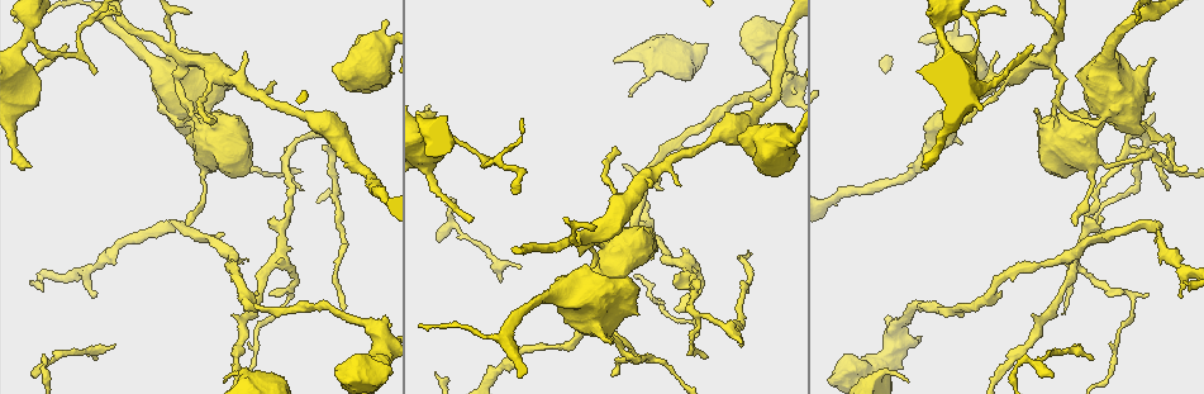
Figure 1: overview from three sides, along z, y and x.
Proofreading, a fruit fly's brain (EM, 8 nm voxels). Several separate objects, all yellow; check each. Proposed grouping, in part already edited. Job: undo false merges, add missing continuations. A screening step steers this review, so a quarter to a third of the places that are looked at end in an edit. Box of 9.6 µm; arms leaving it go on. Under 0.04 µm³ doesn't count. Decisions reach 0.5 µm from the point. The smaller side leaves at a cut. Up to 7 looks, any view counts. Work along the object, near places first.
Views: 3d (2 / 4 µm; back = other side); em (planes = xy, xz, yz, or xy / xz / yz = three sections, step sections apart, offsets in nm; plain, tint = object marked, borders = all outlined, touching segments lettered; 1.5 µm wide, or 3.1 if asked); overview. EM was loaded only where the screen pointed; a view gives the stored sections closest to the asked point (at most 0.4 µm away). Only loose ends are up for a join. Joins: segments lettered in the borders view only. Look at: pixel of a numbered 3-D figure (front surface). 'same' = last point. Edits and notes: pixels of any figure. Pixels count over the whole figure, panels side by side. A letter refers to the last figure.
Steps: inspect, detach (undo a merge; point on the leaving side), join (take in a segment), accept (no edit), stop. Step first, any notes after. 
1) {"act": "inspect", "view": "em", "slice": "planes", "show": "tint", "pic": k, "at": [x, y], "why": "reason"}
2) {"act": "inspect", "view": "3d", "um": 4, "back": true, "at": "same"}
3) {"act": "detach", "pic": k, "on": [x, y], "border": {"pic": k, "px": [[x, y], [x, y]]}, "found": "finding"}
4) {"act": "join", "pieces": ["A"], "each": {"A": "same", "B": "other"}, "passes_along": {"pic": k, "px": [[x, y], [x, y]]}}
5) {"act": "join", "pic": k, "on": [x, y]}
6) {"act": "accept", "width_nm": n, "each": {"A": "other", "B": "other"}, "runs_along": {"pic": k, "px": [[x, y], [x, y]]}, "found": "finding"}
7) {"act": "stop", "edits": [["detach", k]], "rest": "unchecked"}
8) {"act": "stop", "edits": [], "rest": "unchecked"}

{"act": "inspect", "view": "3d", "um": 2, "pic": 1, "at": [1178, 266], "why": "thin neck"}

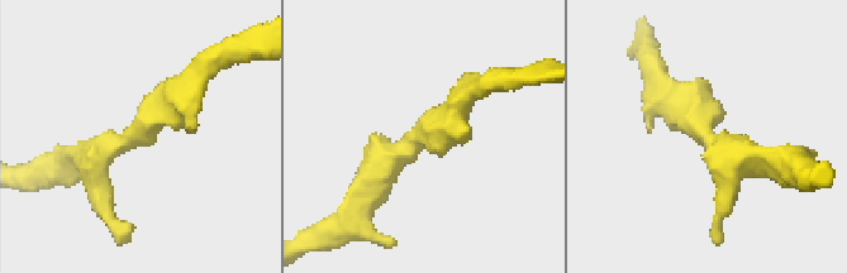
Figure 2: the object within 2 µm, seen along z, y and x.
{"act": "inspect", "view": "em", "slice": "planes", "show": "tint", "pic": 2, "at": [718, 141], "why": "now the EM"}

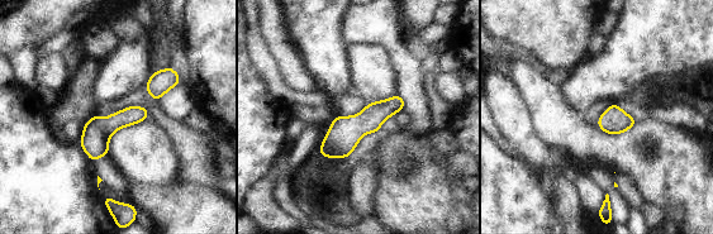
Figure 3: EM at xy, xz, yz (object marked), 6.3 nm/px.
{"act": "inspect", "view": "em", "slice": "planes", "show": "borders", "at": "same"}

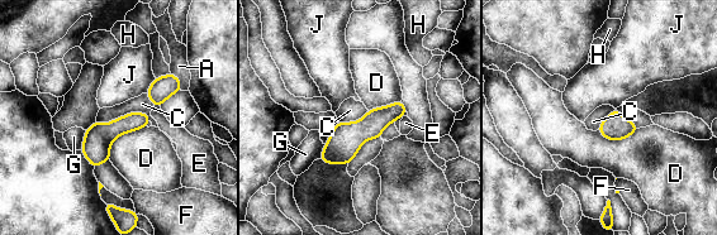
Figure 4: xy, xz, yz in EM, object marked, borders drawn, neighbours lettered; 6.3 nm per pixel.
{"act": "accept", "longest_contact_nm": ["C", 360], "each": {"A": "other", "C": "other", "D": "other", "E": "other", "F": "other", "G": "other", "H": "other", "J": "other"}, "runs_along": {"pic": 4, "px": [[399, 104], [323, 157]]}, "found": "all the same cell"}

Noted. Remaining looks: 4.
{"act": "inspect", "view": "em", "slice": "xy", "step": 4, "show": "tint", "pic": 1, "at": [434, 114], "why": "free end"}

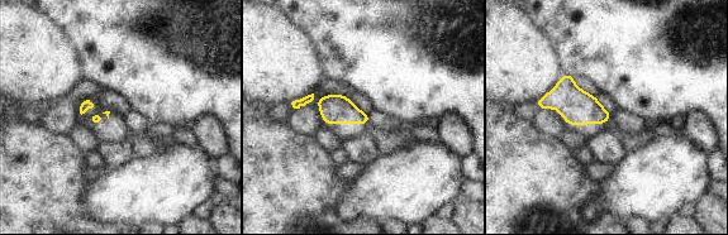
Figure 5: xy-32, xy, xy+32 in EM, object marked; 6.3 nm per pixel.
{"act": "inspect", "view": "em", "slice": "planes", "show": "borders", "at": "same"}

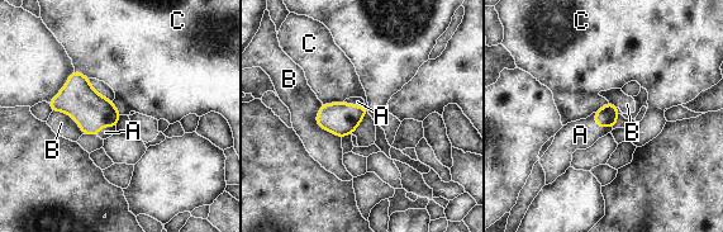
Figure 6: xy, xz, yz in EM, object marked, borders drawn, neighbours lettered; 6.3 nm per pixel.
{"act": "join", "pieces": ["A"], "each": {"A": "same", "B": "other", "C": "other"}, "passes_along": {"pic": 6, "px": [[607, 116], [598, 126], [580, 135]]}, "found": "it goes on there"}

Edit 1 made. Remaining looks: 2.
{"act": "inspect", "view": "overview", "why": "see it whole again"}

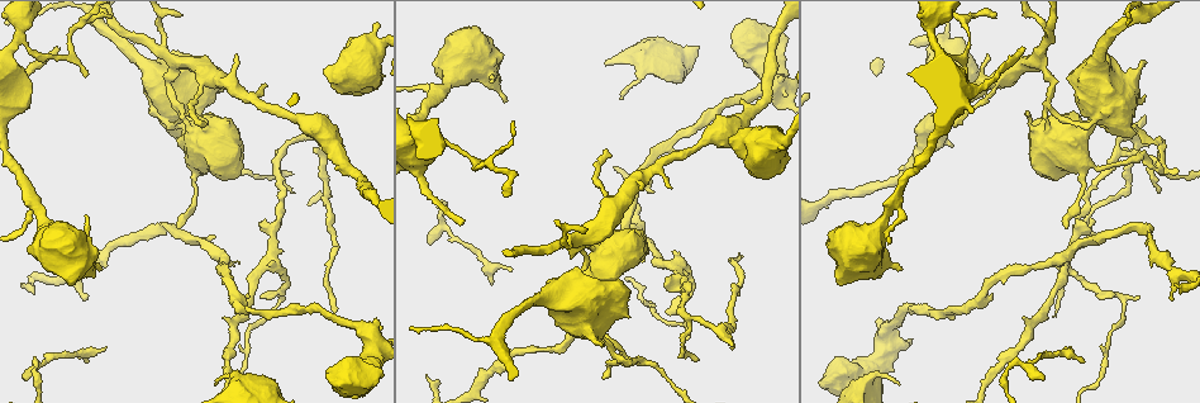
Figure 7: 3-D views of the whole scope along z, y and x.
{"act": "inspect", "view": "em", "slice": "planes", "show": "borders", "pic": 7, "at": [335, 312]}

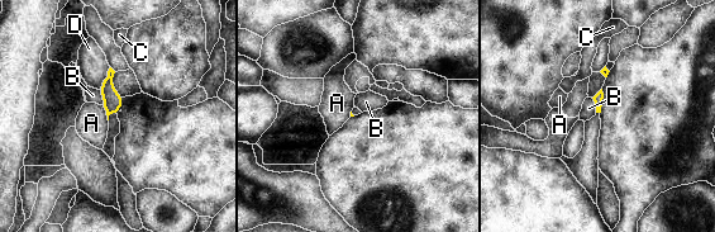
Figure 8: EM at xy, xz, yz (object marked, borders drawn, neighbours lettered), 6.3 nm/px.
{"act": "accept", "each": {"A": "other", "B": "other", "C": "other", "D": "other"}, "border": {"pic": 8, "px": [[99, 90], [104, 102], [103, 105]]}, "found": "no lettered segment goes on from it"}

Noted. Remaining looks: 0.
{"act": "stop", "edits": [["join", 6]], "rest": "unchecked"}

